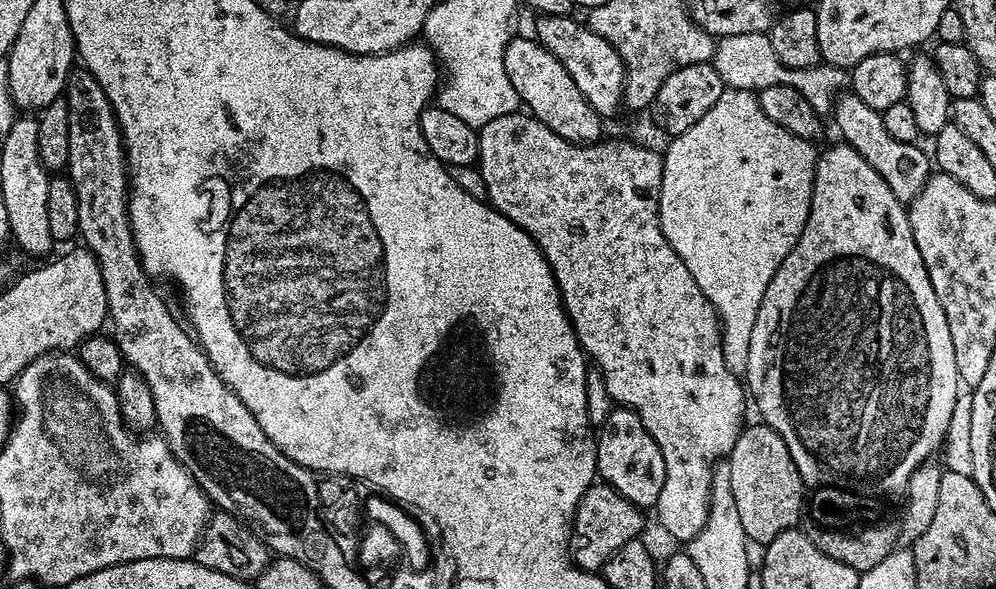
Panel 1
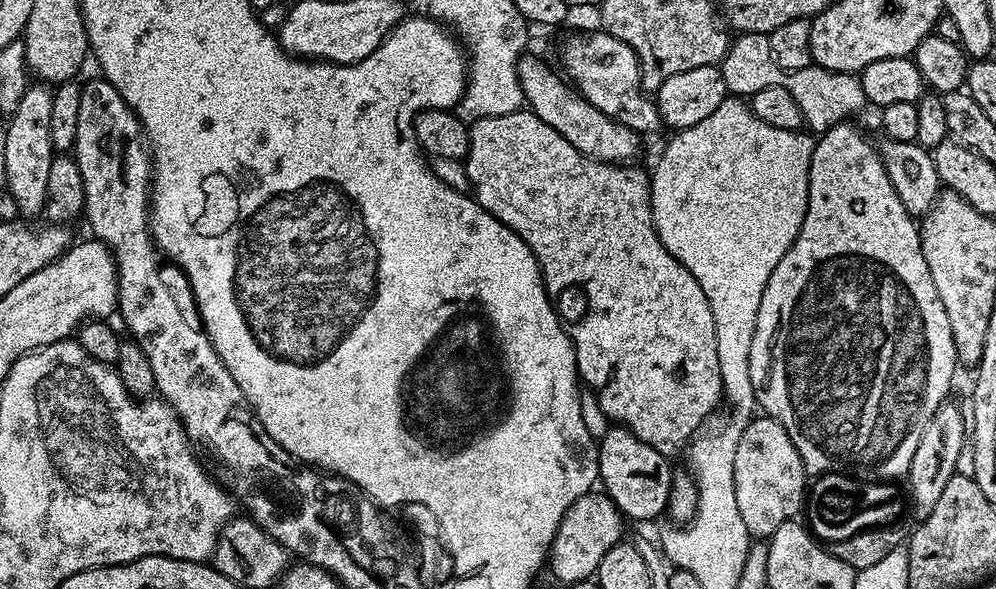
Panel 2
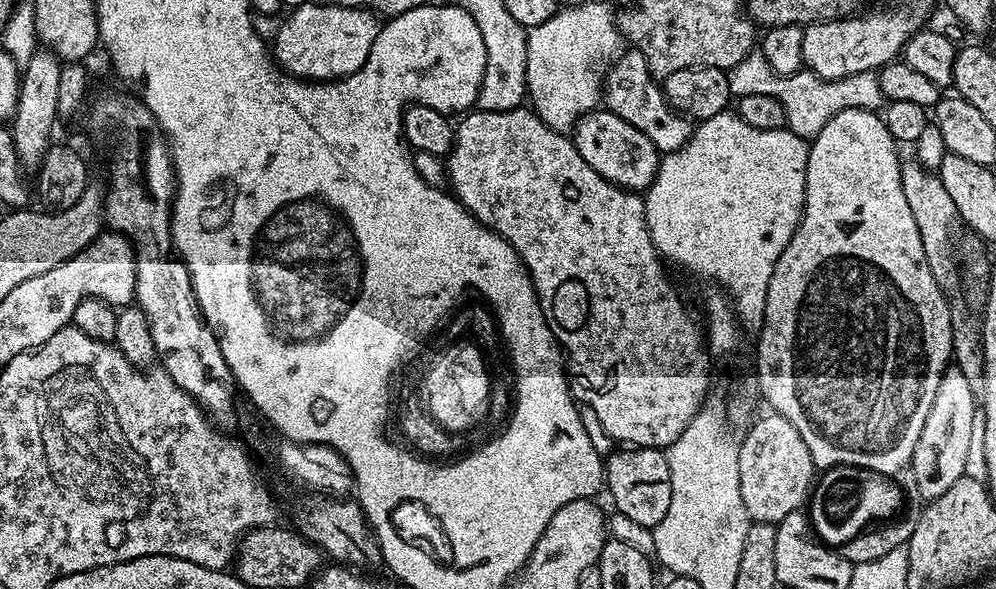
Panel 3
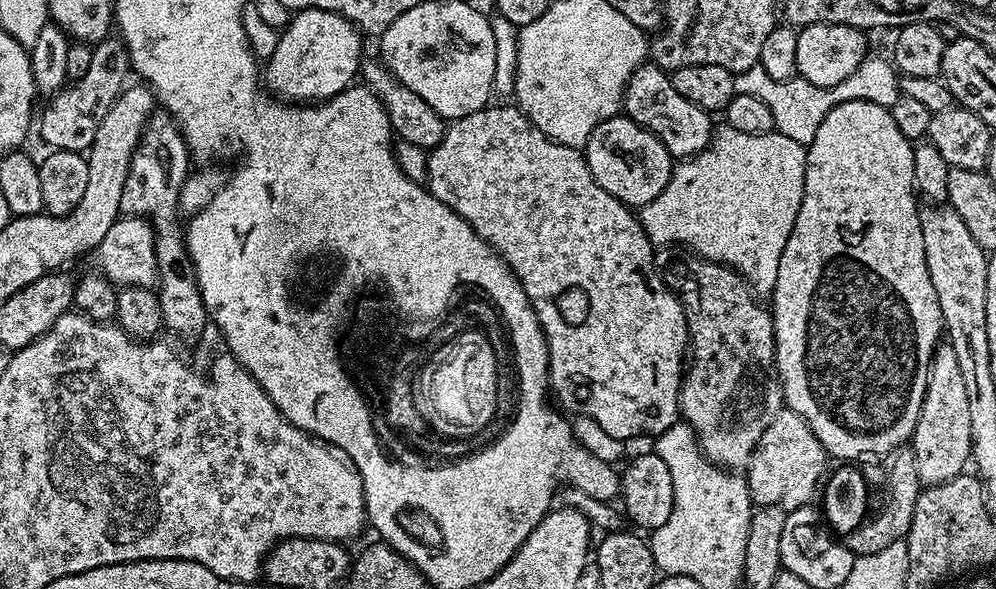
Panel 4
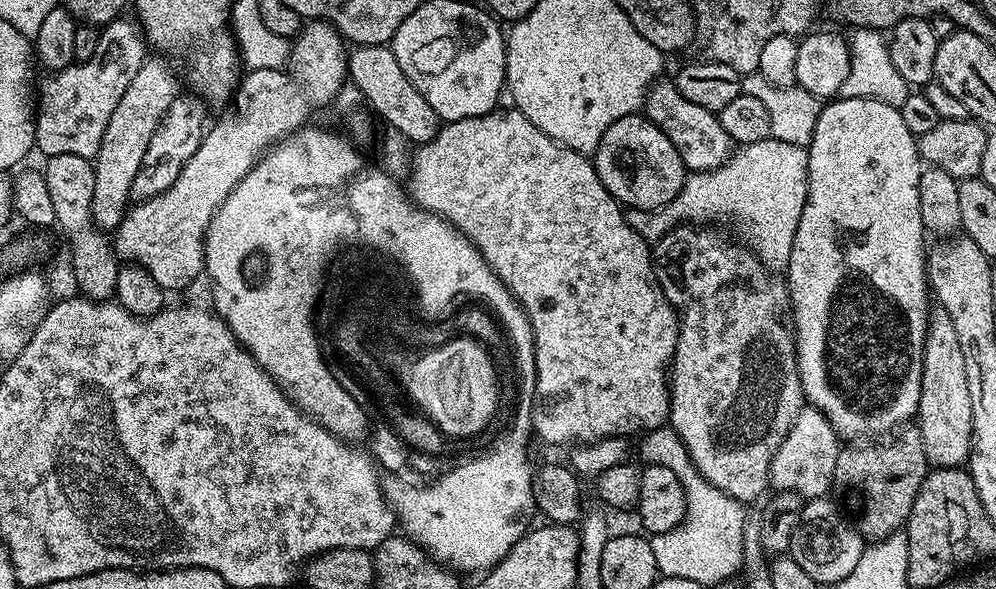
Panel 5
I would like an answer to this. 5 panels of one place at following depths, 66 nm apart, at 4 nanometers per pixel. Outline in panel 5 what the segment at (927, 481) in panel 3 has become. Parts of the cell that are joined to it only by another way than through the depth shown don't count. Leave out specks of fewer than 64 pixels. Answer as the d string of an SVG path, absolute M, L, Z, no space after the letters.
M939 306L928 309L918 427L929 465L955 468L967 461L972 446L972 411L970 386L966 386L966 361L962 359L962 346L950 322L950 314Z

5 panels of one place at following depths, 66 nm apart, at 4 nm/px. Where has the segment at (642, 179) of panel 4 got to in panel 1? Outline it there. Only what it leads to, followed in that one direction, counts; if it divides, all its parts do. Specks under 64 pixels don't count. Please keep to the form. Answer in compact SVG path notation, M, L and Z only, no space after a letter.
M513 35L512 40L506 46L504 55L506 62L506 75L510 77L510 82L514 90L520 95L520 103L531 115L535 116L538 122L550 126L554 134L566 138L572 144L594 144L601 139L600 124L602 118L582 98L582 90L574 86L574 78L566 74L566 66L550 54L540 45L539 40Z

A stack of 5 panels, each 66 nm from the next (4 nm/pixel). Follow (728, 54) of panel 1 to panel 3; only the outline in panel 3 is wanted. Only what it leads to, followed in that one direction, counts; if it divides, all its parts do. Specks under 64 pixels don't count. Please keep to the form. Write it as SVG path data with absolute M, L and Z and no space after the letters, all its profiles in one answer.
M758 50L742 58L742 62L738 62L733 68L727 69L727 74L733 97L739 98L746 94L766 94L768 98L782 102L786 127L809 142L816 139L822 126L826 126L826 122L830 122L834 114L842 114L842 110L854 110L855 108L876 112L883 109L886 103L880 78L876 72L850 74L846 78L837 80L827 80L807 70L783 76L774 71L770 62L766 62L766 58Z

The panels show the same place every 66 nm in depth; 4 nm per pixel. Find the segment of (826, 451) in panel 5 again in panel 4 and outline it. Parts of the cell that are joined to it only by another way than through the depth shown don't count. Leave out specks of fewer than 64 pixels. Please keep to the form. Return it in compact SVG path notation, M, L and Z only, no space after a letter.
M780 411L770 422L770 426L766 426L746 469L748 493L752 495L753 505L791 510L812 504L812 495L815 492L815 496L817 495L826 476L824 463L829 463L829 460L822 442L818 442L814 430L810 430L805 420L796 412Z

